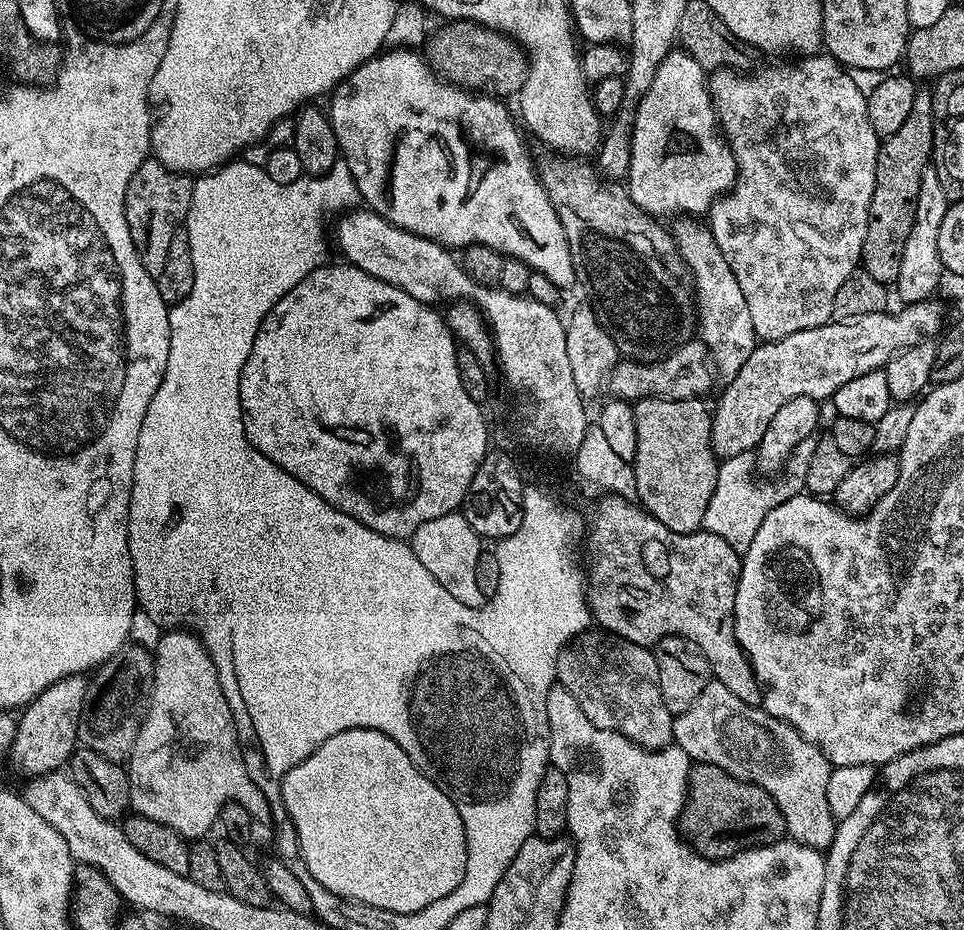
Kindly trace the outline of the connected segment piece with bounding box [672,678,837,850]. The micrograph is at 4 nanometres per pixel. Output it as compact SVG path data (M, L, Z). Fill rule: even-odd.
M715 678L708 681L706 690L698 694L698 699L690 710L679 713L672 722L672 738L675 747L686 750L686 754L697 764L713 764L739 780L748 780L751 784L762 786L778 802L778 810L782 810L782 818L788 827L787 835L811 848L827 850L836 837L837 821L826 802L826 782L830 771L830 762L815 748L798 730L791 728L785 720L772 716L763 707L747 704L738 698L738 694L730 694L722 682Z

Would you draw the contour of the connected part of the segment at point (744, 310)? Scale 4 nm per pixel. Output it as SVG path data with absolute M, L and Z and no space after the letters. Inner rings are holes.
M700 222L688 223L692 224L680 224L674 228L674 239L692 274L698 339L708 347L715 375L727 382L736 377L738 370L742 370L746 358L750 358L757 346L758 337L750 318L750 306L746 306L746 298L742 298L738 280L734 278L730 266L726 266L726 260L722 258L722 252L714 242L711 227L704 225L703 228Z

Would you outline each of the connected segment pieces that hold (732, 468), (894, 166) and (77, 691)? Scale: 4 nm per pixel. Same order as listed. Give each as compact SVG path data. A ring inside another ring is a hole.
M810 435L795 447L791 452L791 458L785 464L781 476L777 482L777 490L754 484L753 472L756 472L756 457L753 451L743 452L734 458L723 460L717 467L714 493L711 494L710 502L706 508L706 518L703 529L723 538L732 548L743 550L748 548L754 540L762 519L776 505L788 500L792 496L799 495L804 489L806 473L809 470L811 456L815 453L815 447L819 437Z
M928 90L917 91L910 115L894 134L883 137L876 155L874 194L870 198L866 242L862 242L860 264L870 278L885 286L895 285L898 270L902 266L902 250L906 250L906 238L910 238L910 226L914 226L914 210L918 202L918 186L924 169L932 160L934 122L932 120L932 94Z
M83 675L62 677L57 684L52 684L39 692L31 704L19 713L10 764L13 764L22 775L28 776L24 778L44 776L48 772L63 769L71 761L78 744L78 722L88 693L89 681L84 679Z

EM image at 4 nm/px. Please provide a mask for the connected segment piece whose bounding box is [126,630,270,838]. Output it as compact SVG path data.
M168 631L172 632L154 647L152 697L132 755L126 761L131 811L154 818L154 822L170 826L185 838L207 837L212 824L214 828L220 819L222 806L231 800L246 806L253 821L266 819L268 797L246 770L230 702L226 702L210 654L197 633Z

